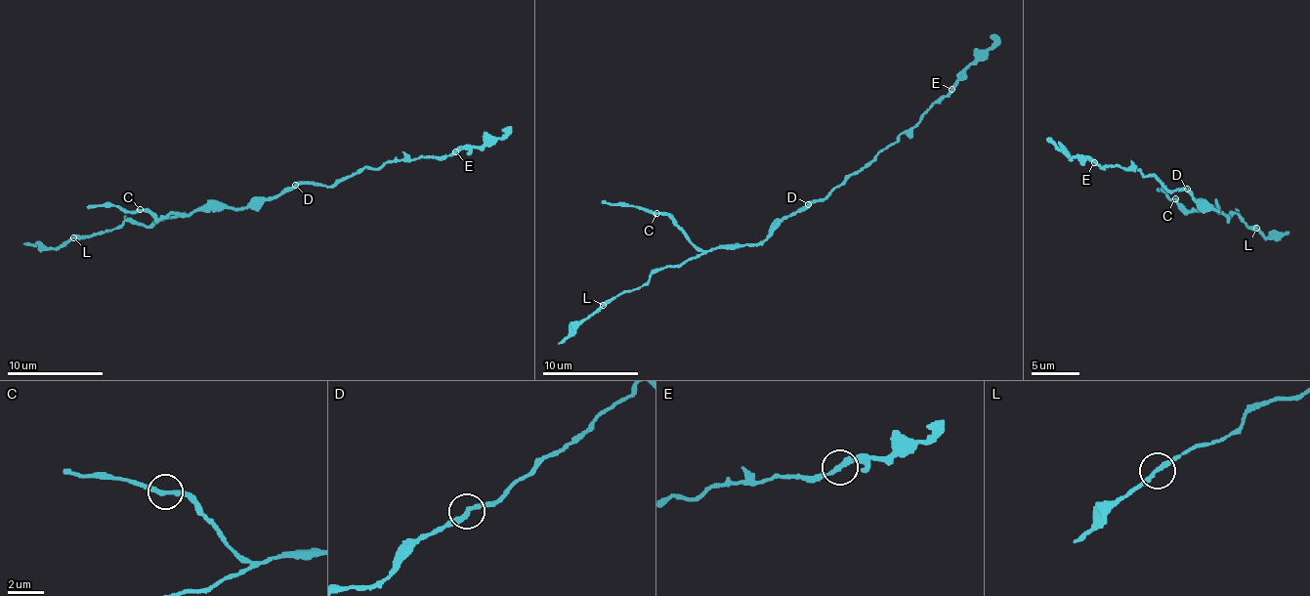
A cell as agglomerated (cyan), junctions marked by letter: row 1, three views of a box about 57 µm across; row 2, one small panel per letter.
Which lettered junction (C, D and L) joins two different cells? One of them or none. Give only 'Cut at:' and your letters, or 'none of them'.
Cut at: none of them

